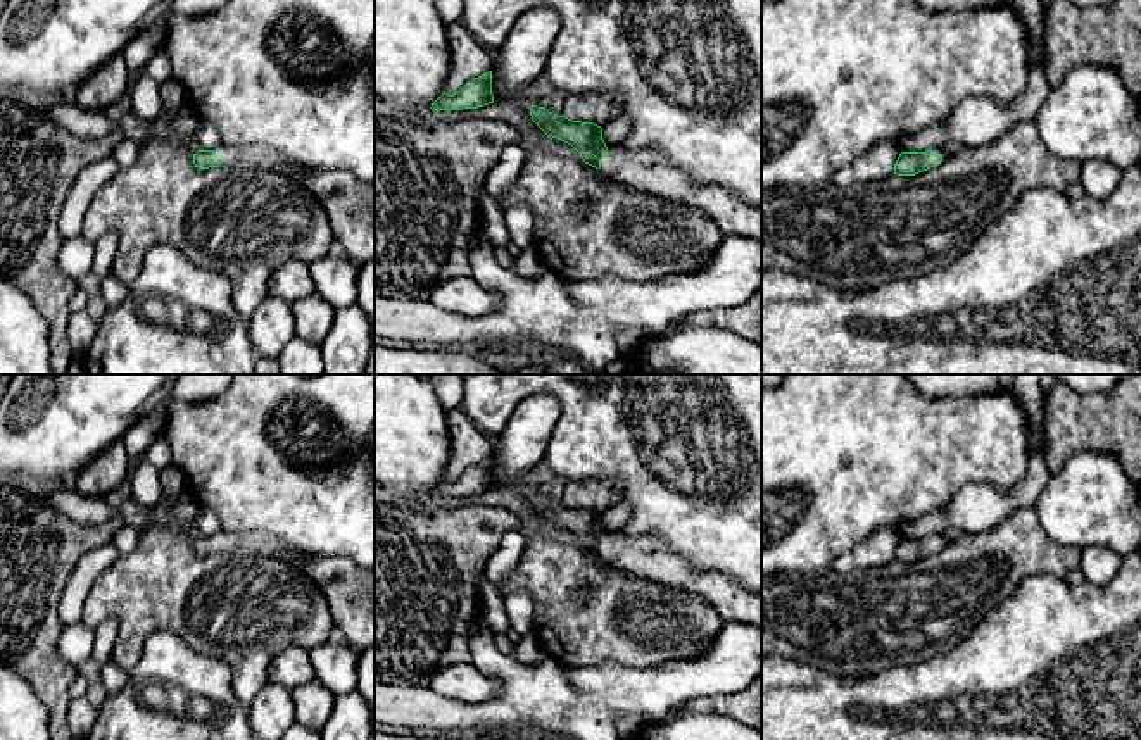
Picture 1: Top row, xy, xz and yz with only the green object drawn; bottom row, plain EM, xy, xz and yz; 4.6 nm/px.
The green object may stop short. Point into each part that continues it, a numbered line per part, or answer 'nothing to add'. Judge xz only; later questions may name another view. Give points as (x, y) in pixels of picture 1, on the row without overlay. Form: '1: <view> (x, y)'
1: xz (648, 556)

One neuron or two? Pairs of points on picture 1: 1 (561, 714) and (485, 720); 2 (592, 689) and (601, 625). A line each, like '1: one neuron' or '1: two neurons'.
1: one neuron
2: two neurons

